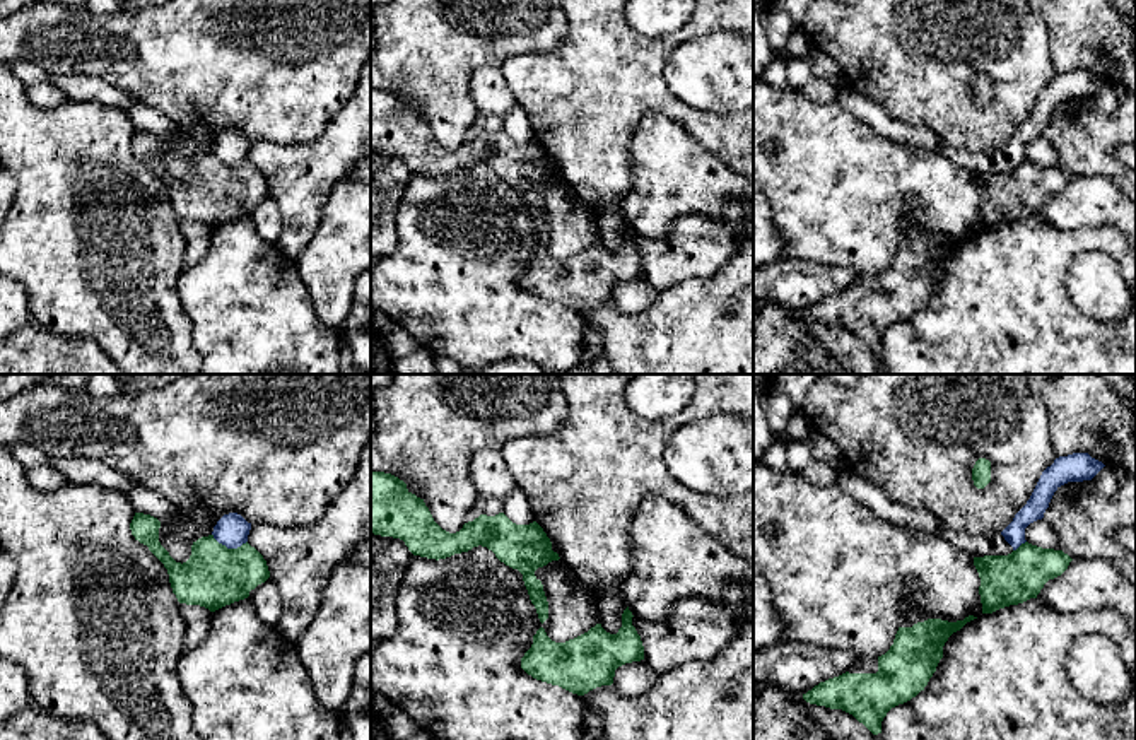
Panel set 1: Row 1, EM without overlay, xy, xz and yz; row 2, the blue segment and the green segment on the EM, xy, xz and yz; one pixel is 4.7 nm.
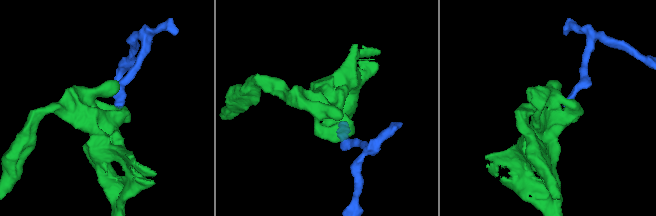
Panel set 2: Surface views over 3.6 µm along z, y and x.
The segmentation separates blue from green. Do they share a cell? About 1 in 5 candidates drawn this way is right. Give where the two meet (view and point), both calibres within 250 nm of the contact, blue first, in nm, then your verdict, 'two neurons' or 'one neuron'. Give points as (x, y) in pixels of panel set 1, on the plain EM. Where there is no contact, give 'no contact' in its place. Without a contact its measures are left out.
xy (229, 164) | 160/300 nm | two neurons

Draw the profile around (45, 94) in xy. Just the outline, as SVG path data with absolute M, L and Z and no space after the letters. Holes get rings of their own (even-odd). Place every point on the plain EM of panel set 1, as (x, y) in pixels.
M41 82L26 89L27 97L39 108L56 108L67 101L67 96L51 82Z

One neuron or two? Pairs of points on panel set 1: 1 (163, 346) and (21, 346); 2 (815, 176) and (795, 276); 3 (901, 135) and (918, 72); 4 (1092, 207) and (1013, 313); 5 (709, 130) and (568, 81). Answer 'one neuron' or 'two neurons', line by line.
1: two neurons
2: two neurons
3: two neurons
4: two neurons
5: one neuron

